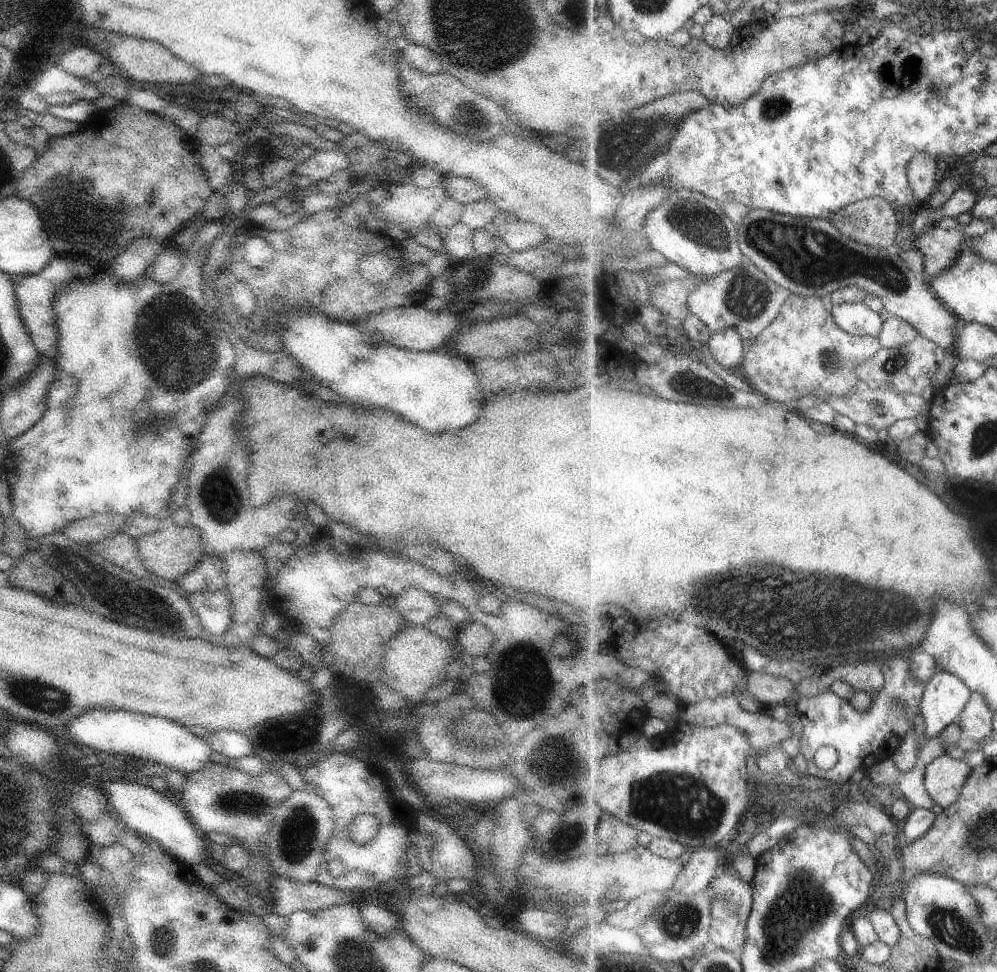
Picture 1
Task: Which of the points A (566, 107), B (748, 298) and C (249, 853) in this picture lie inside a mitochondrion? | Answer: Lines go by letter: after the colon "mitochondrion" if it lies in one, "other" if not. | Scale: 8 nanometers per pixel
A: other
B: mitochondrion
C: other

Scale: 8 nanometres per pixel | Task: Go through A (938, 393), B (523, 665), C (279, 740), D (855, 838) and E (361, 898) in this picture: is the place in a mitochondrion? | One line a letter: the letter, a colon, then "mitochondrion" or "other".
A: other
B: mitochondrion
C: mitochondrion
D: other
E: other

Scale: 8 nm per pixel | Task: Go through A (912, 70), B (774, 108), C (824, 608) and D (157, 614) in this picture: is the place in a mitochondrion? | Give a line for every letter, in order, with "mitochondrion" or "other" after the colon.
A: mitochondrion
B: mitochondrion
C: mitochondrion
D: mitochondrion

